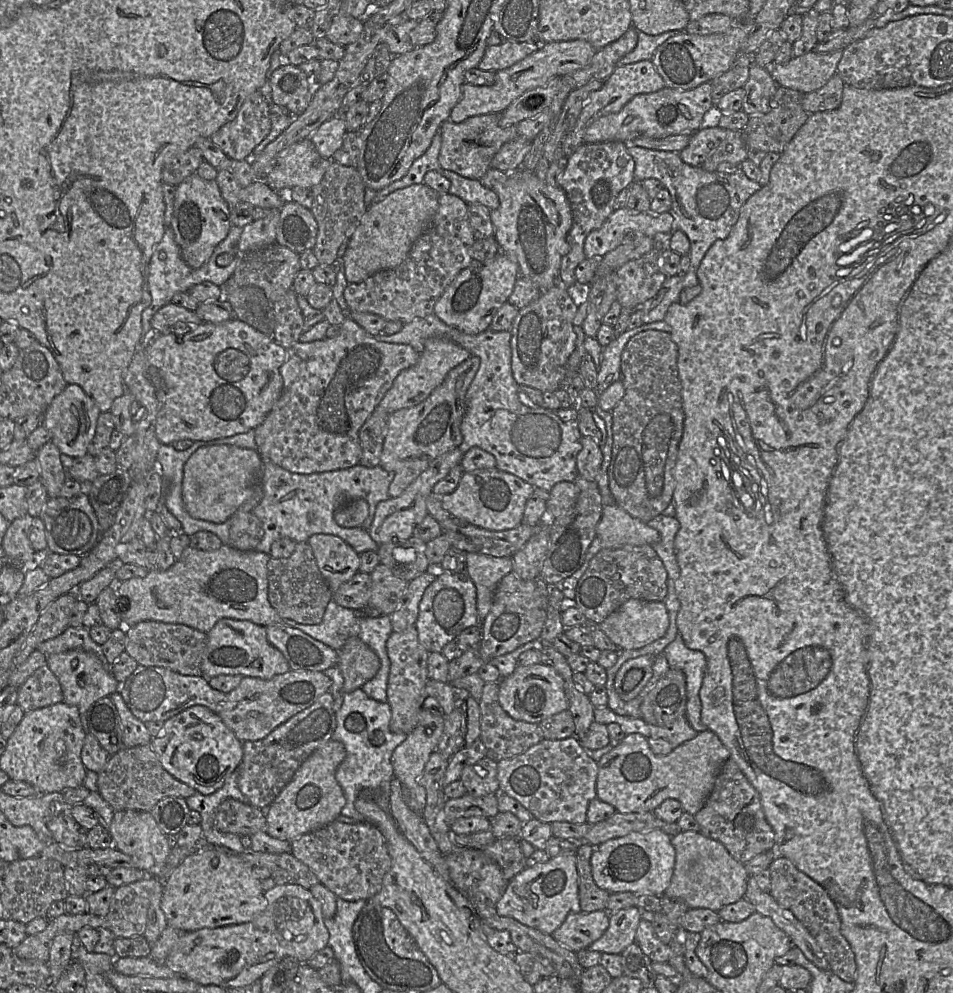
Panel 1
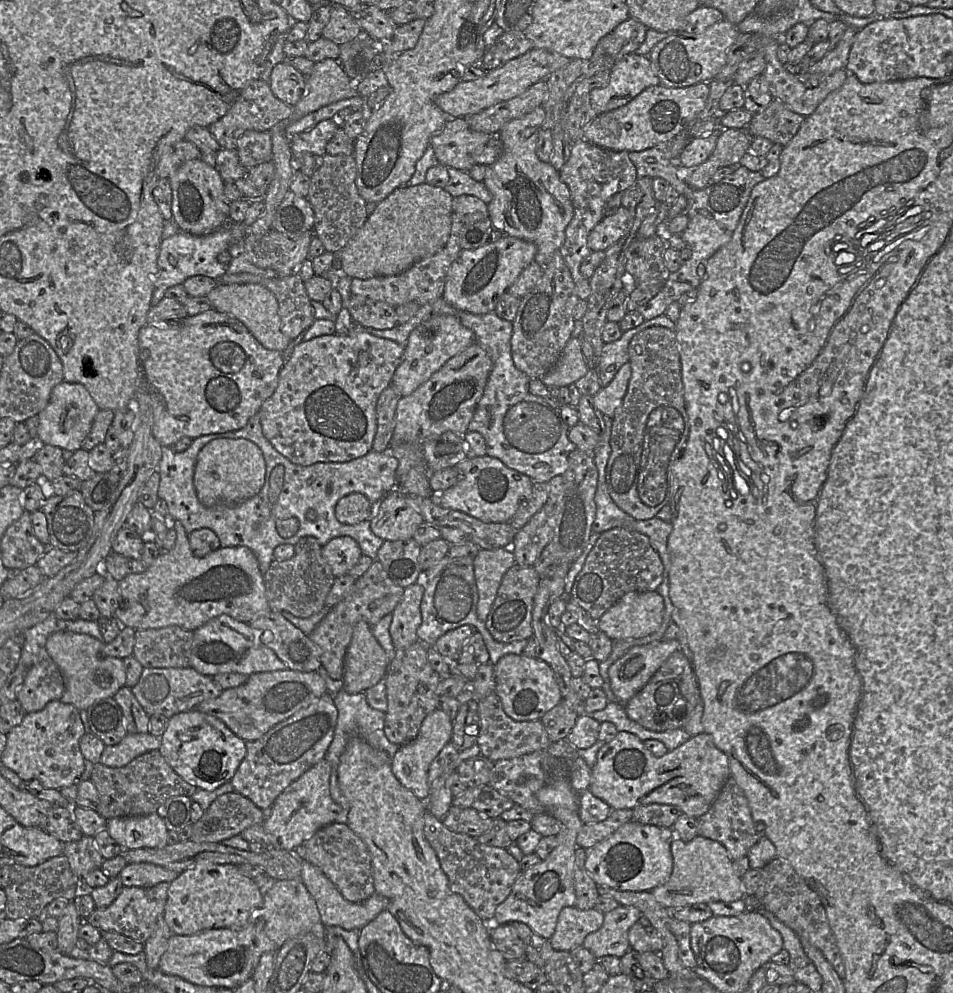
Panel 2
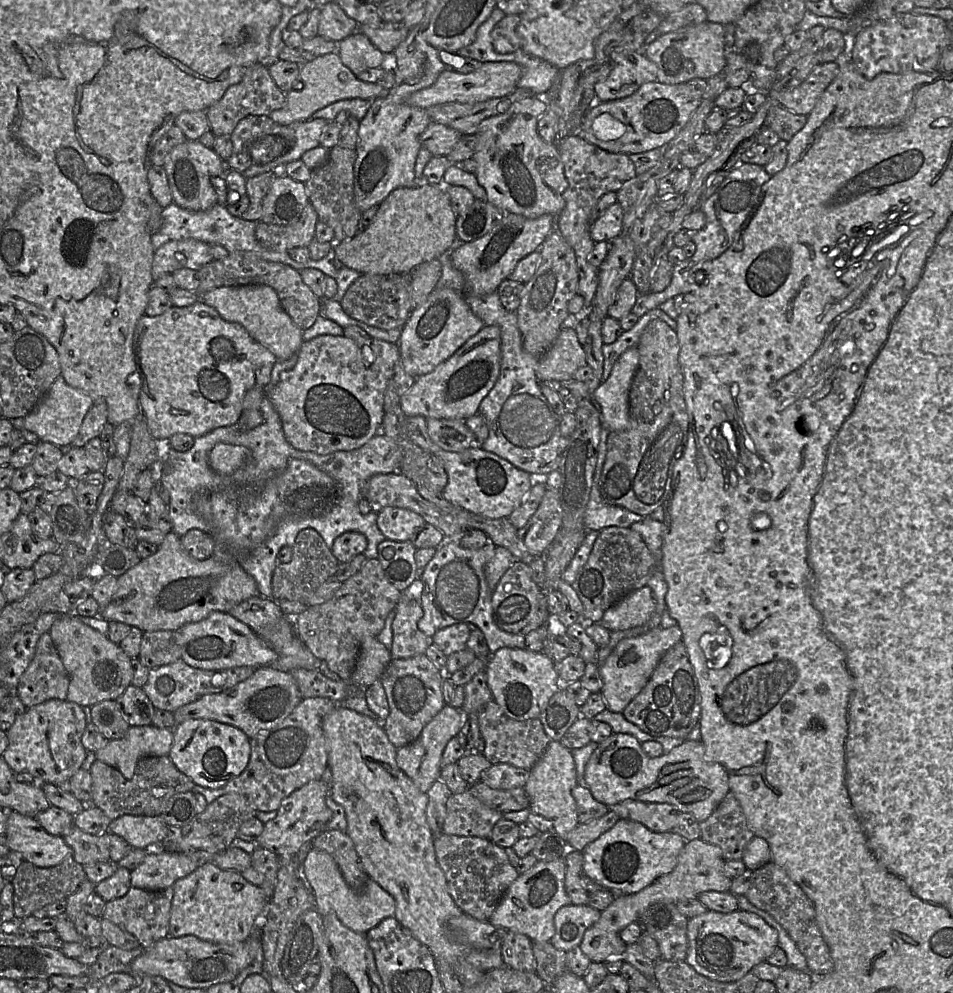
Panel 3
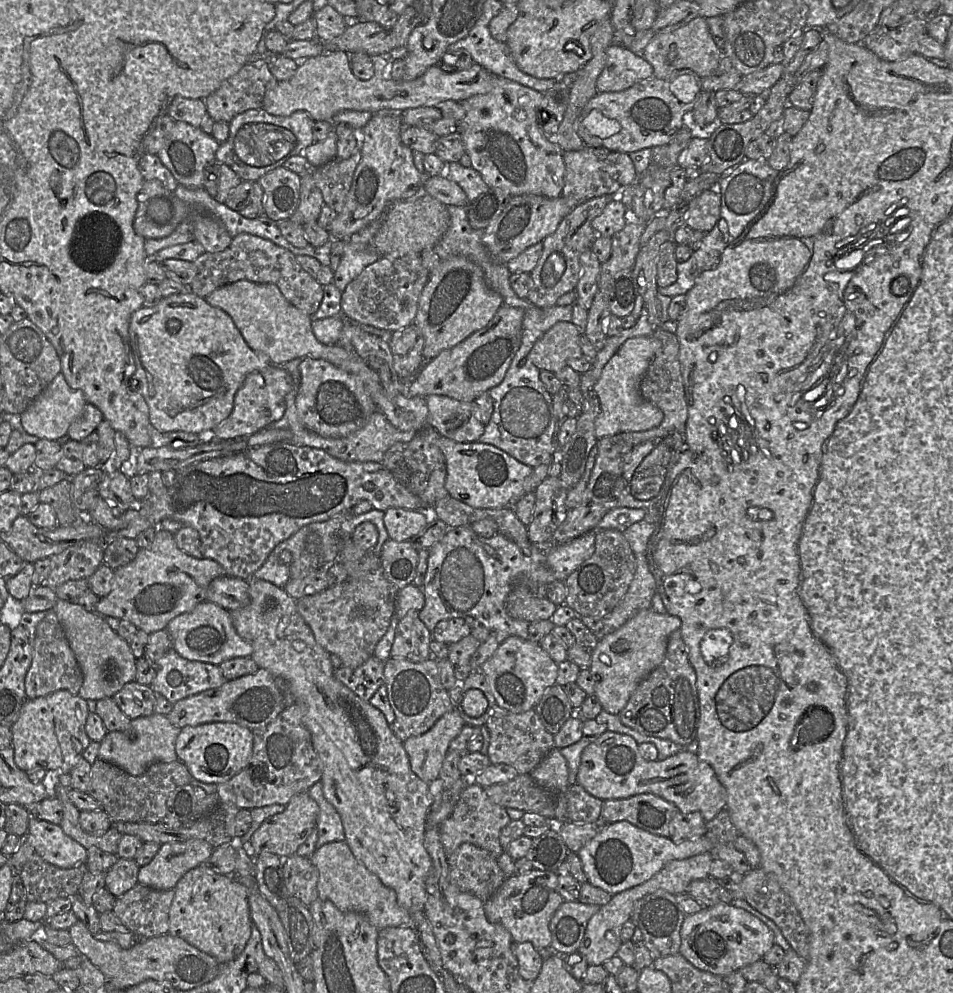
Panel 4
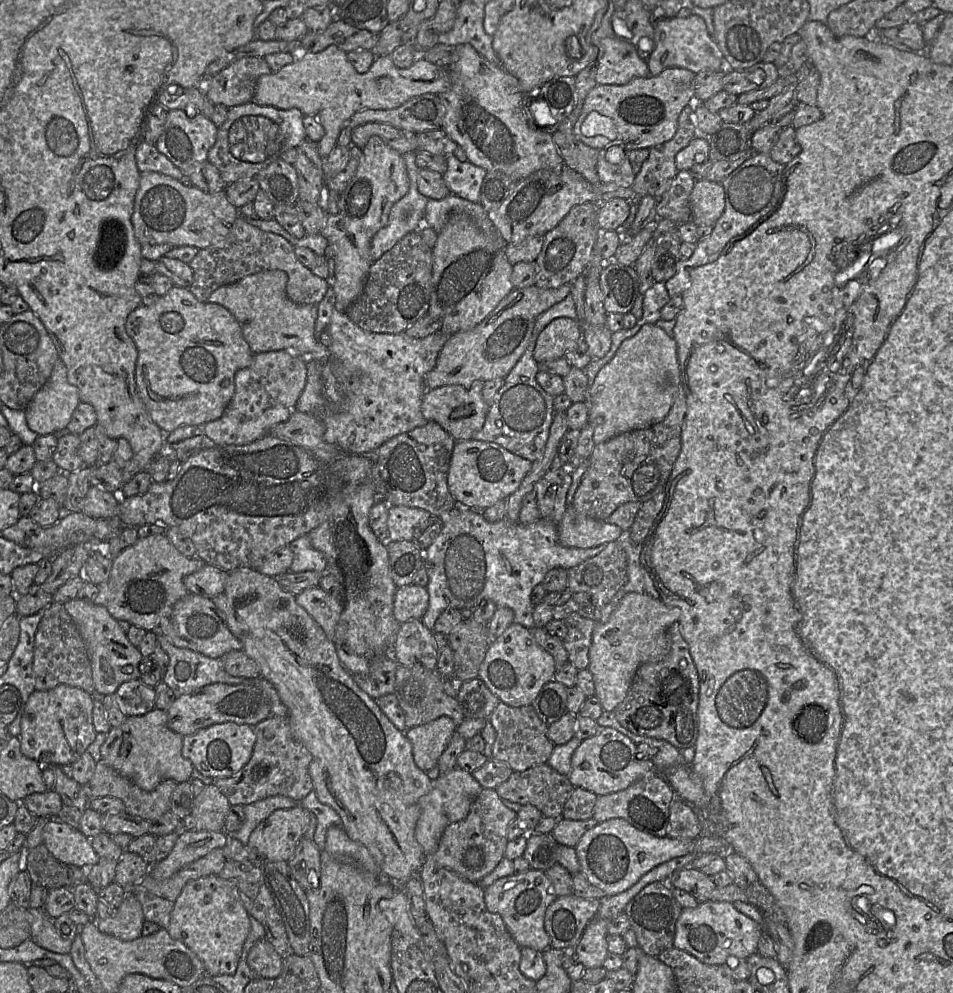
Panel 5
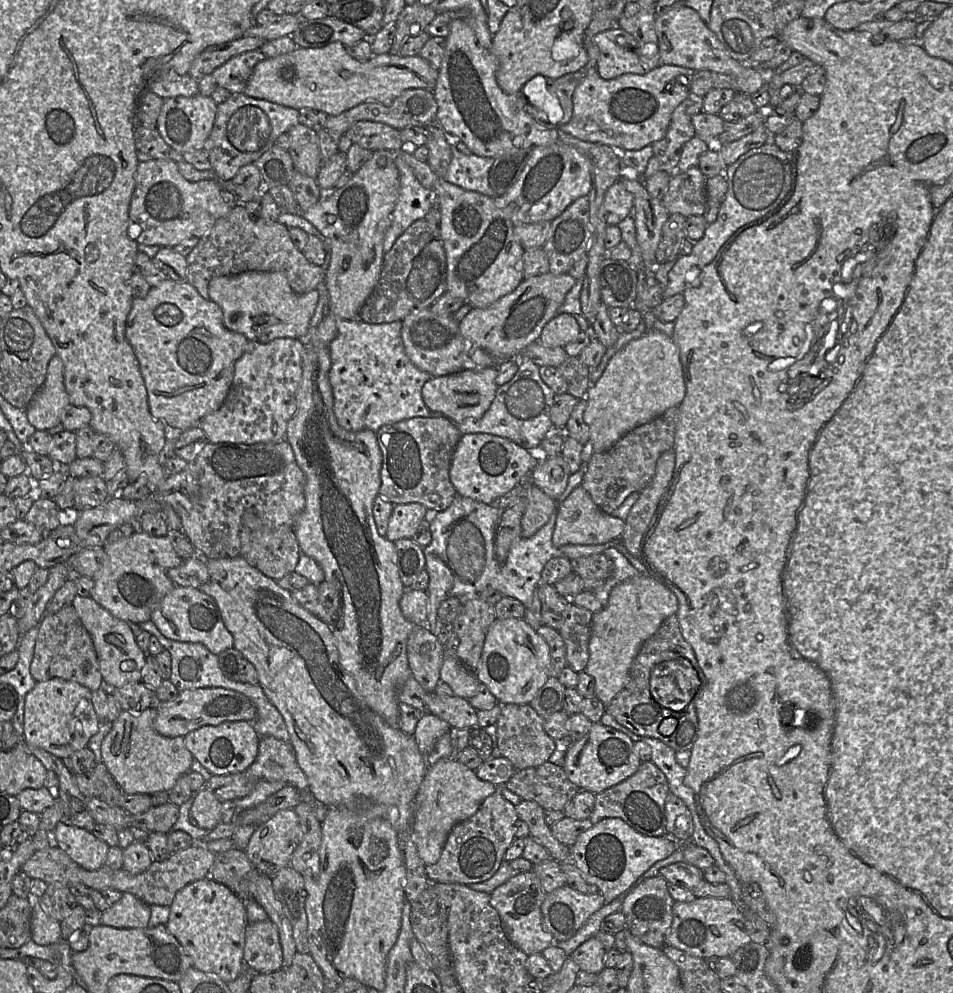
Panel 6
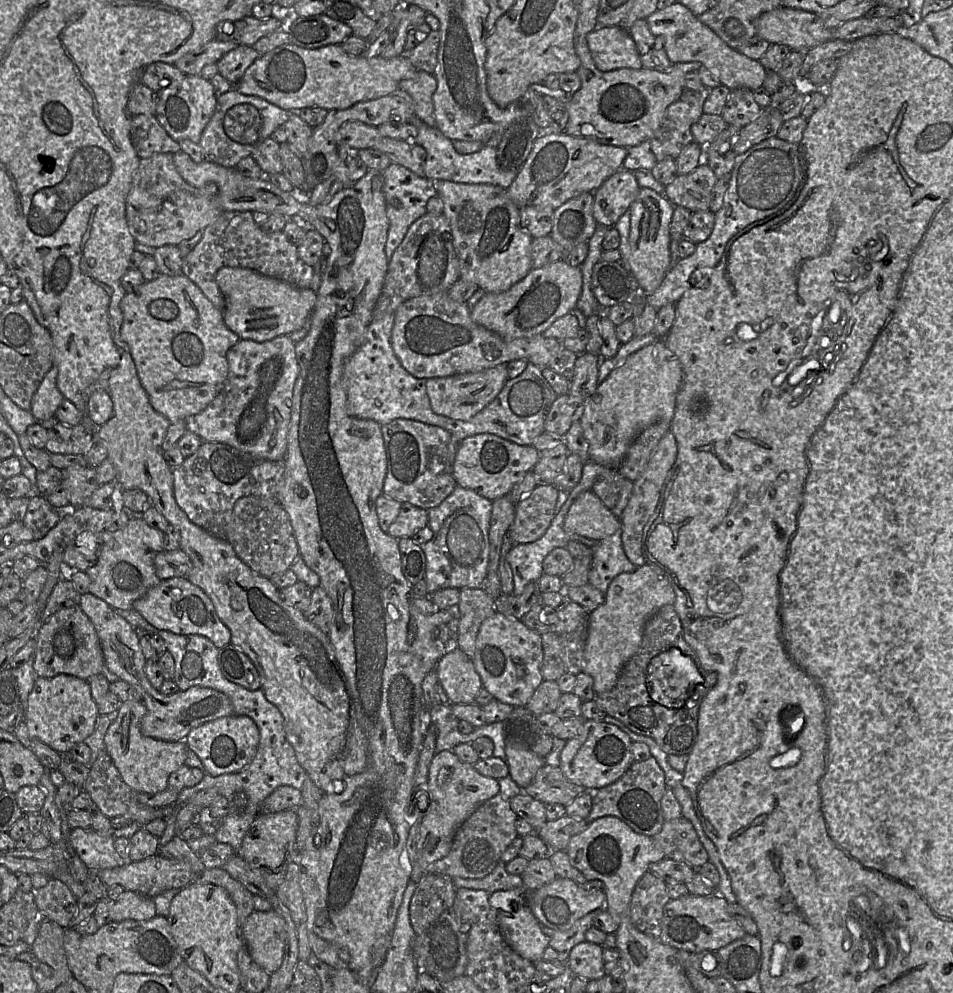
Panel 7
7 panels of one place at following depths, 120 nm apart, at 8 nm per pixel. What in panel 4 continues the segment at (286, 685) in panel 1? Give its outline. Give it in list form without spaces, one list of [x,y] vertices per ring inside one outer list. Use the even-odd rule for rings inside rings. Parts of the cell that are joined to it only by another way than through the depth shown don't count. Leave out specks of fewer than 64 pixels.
[[[259,668],[254,674],[229,680],[218,688],[208,689],[177,701],[166,716],[179,728],[225,722],[254,730],[272,722],[285,708],[283,696],[275,685],[275,676],[266,669]]]

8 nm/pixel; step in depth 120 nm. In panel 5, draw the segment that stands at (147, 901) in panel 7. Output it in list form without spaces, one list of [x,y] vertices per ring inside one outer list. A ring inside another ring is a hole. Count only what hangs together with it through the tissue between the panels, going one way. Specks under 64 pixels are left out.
[[[127,893],[113,918],[97,920],[97,928],[104,934],[123,941],[132,941],[141,936],[145,921],[142,906],[133,893]]]

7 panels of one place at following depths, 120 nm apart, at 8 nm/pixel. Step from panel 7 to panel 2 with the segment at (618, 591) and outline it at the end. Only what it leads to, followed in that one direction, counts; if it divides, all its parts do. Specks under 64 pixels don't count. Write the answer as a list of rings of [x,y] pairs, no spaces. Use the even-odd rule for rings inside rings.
[[[666,639],[630,648],[608,669],[610,686],[617,699],[626,704],[679,649],[679,641]]]

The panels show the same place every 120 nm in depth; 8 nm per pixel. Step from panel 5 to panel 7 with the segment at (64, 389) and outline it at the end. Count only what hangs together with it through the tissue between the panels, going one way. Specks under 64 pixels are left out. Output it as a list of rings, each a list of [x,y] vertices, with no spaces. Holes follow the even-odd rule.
[[[54,365],[45,375],[42,383],[32,398],[30,412],[37,421],[55,417],[64,396],[57,387],[58,368]]]

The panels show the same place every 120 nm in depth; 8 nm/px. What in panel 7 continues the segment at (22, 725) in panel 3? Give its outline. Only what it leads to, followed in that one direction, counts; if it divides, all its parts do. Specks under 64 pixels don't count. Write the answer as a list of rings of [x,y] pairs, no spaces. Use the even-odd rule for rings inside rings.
[[[68,674],[37,677],[23,716],[29,734],[58,753],[67,753],[90,736],[99,718],[98,705],[87,680]]]

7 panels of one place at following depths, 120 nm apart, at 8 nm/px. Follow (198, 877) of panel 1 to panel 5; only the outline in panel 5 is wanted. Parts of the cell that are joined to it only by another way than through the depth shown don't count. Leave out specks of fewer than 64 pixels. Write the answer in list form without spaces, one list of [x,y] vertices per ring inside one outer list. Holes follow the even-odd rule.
[[[218,875],[188,881],[174,902],[168,934],[182,942],[203,963],[206,975],[232,975],[238,967],[244,942],[250,932],[250,915],[243,906],[233,882]]]

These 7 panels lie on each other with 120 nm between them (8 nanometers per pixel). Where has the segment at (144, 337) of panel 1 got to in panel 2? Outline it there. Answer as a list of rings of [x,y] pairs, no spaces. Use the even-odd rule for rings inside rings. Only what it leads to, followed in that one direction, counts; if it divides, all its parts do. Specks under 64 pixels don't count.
[[[227,221],[222,227],[207,235],[196,236],[185,232],[179,232],[163,239],[161,241],[160,252],[157,258],[157,270],[154,275],[154,290],[151,299],[151,307],[157,305],[165,297],[165,292],[168,288],[183,284],[186,279],[192,276],[203,275],[214,280],[220,279],[227,272],[228,264],[218,262],[217,256],[223,251],[228,251],[232,245],[243,241],[248,233],[249,227],[243,222],[228,223]]]

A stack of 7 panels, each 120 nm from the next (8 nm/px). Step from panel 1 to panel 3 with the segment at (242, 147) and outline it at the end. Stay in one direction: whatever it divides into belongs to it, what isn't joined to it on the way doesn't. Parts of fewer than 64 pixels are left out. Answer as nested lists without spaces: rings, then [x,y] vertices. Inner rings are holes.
[[[253,64],[246,70],[240,82],[228,87],[222,98],[206,109],[211,131],[215,136],[230,137],[239,121],[246,116],[269,116],[271,112],[282,108],[286,101],[285,94],[275,84],[267,66]]]

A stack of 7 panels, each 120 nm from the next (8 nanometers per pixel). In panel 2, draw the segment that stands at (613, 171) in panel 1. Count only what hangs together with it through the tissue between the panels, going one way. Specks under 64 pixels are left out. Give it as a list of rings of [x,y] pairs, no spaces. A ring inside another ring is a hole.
[[[584,139],[572,143],[570,157],[559,171],[560,179],[567,185],[573,205],[573,218],[565,230],[565,239],[559,251],[573,278],[576,293],[581,300],[590,294],[589,279],[580,273],[580,265],[590,253],[587,238],[590,231],[606,215],[607,200],[628,189],[636,181],[636,167],[627,151],[613,151],[596,146]]]

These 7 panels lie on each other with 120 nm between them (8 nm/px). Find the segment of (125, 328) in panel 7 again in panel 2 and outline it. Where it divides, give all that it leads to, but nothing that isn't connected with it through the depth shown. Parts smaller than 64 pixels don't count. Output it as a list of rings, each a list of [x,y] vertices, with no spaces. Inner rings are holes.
[[[208,310],[181,320],[143,326],[138,333],[138,391],[146,394],[153,408],[152,435],[161,446],[171,447],[180,439],[240,430],[257,414],[278,385],[284,354],[263,347],[238,320]]]

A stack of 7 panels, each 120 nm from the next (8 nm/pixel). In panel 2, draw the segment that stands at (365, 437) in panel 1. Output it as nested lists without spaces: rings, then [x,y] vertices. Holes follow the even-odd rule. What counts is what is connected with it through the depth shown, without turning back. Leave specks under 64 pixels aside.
[[[391,384],[379,396],[376,405],[377,430],[372,450],[384,452],[391,444],[395,428],[396,408],[402,395]]]

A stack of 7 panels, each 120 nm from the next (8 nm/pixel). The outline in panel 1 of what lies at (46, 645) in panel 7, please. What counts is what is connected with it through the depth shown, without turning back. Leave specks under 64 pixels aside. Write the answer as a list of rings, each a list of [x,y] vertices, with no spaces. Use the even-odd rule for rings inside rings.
[[[43,665],[18,688],[17,704],[25,713],[63,702],[61,684],[48,665]]]

